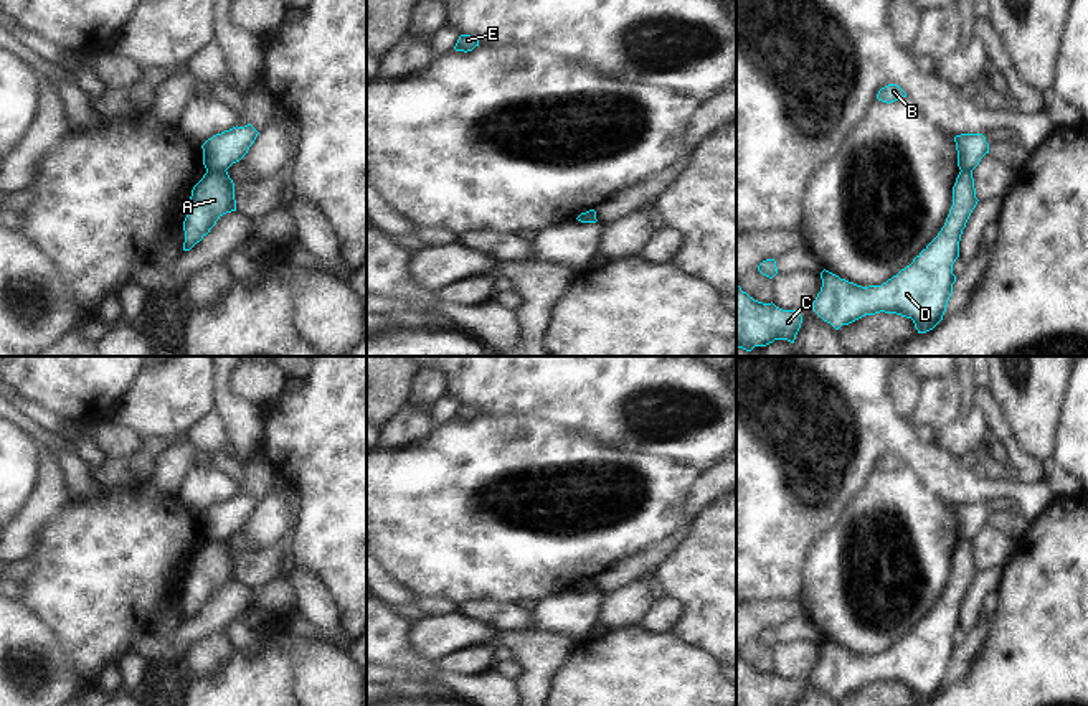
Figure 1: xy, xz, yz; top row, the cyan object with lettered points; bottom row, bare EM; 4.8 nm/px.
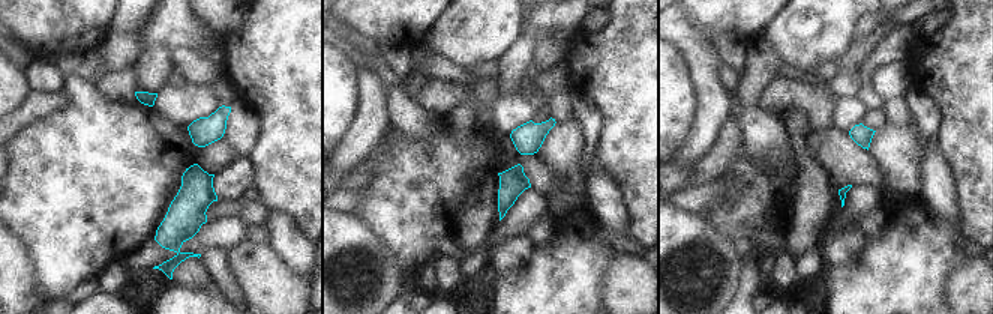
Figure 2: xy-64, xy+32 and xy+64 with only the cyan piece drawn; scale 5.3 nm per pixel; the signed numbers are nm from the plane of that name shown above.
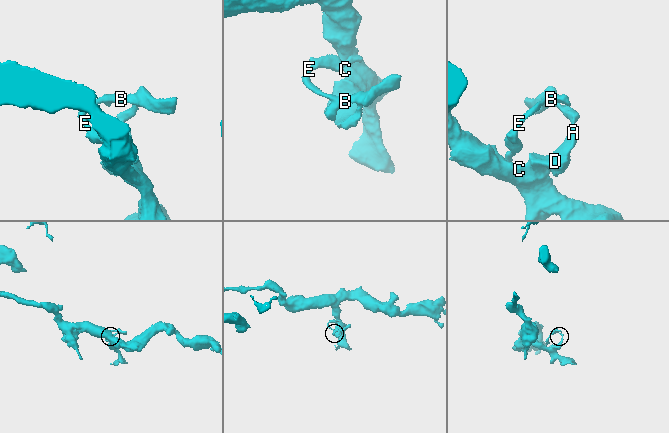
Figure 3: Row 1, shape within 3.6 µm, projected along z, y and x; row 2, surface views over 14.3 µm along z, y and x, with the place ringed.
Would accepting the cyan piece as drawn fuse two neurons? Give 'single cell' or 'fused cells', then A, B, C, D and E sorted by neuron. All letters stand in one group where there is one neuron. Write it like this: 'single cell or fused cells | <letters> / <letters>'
fused cells | A C D / B E

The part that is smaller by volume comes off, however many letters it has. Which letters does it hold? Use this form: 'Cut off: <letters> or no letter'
Cut off: B, E

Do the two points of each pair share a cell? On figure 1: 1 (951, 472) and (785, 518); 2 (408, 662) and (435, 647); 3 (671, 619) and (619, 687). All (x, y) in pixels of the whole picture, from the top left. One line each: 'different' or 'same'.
1: same
2: different
3: different

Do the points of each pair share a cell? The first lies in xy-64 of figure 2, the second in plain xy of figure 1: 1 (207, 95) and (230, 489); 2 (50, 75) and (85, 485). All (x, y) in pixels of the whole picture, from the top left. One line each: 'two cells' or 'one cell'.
1: one cell
2: one cell

